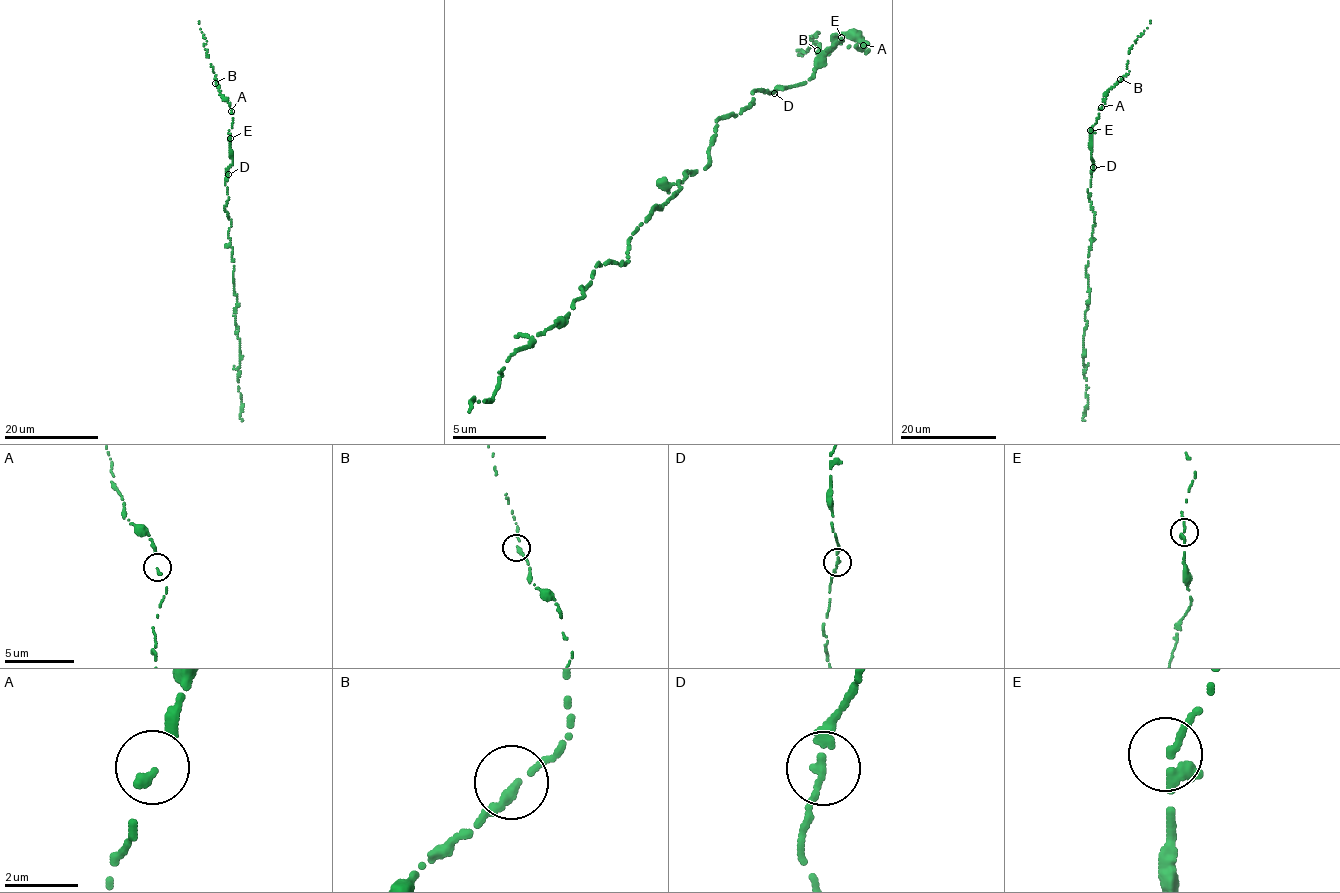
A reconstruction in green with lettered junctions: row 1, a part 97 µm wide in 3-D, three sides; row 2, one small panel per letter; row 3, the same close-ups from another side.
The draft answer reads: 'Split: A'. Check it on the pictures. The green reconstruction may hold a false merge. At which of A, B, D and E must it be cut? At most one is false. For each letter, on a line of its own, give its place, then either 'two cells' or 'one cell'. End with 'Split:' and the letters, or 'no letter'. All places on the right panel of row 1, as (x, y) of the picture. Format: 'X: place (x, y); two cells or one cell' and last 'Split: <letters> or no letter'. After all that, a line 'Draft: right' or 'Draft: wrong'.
A: place (1101, 107); one cell
B: place (1120, 79); one cell
D: place (1093, 167); one cell
E: place (1090, 130); one cell
Split: no letter
Draft: wrong

